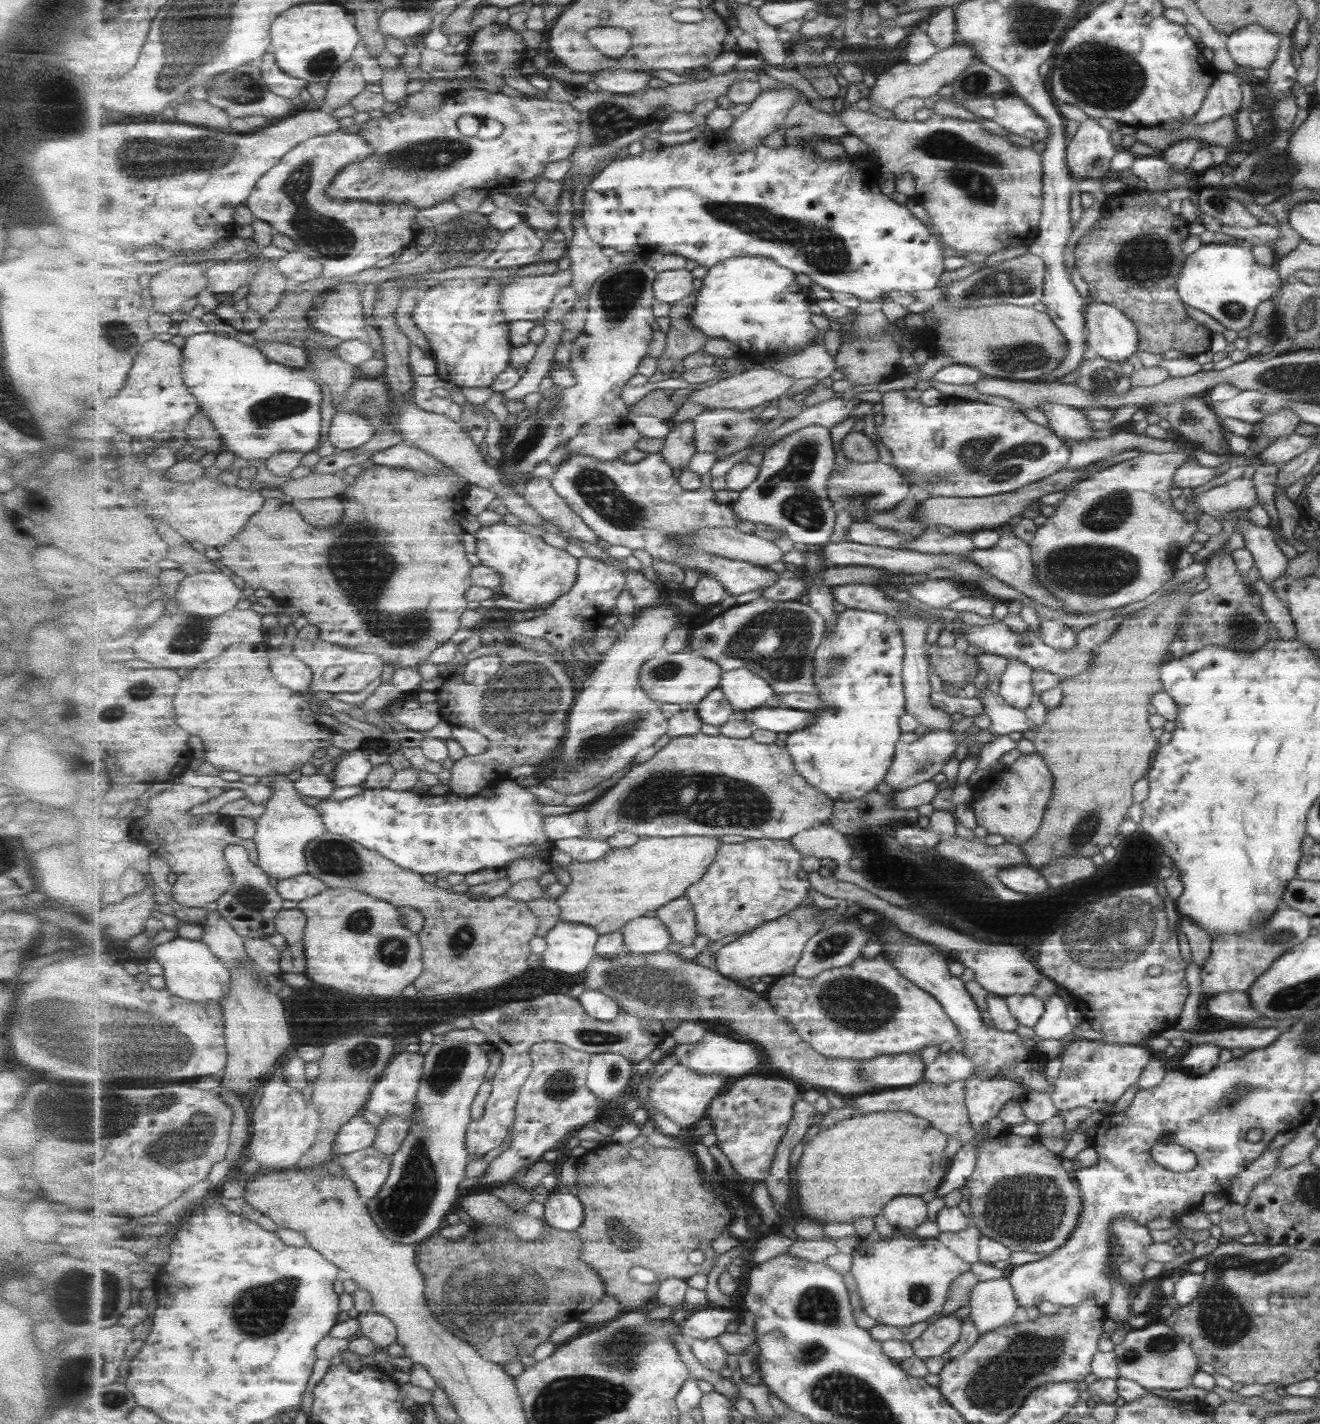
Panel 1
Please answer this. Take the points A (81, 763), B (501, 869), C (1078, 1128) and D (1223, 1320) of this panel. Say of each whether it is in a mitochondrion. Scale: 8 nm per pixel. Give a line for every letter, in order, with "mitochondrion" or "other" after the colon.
A: other
B: other
C: other
D: mitochondrion

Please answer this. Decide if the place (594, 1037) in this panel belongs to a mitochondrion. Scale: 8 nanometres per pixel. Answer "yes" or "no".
yes

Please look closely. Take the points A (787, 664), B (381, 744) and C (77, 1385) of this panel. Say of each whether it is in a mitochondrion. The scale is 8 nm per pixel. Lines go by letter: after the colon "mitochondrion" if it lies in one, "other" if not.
A: mitochondrion
B: other
C: mitochondrion

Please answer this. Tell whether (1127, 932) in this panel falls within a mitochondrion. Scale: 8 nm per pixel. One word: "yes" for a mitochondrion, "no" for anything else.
yes

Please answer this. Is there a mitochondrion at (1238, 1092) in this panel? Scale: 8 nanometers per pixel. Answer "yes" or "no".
yes

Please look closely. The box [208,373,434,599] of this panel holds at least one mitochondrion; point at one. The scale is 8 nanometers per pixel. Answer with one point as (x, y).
(274, 409)

